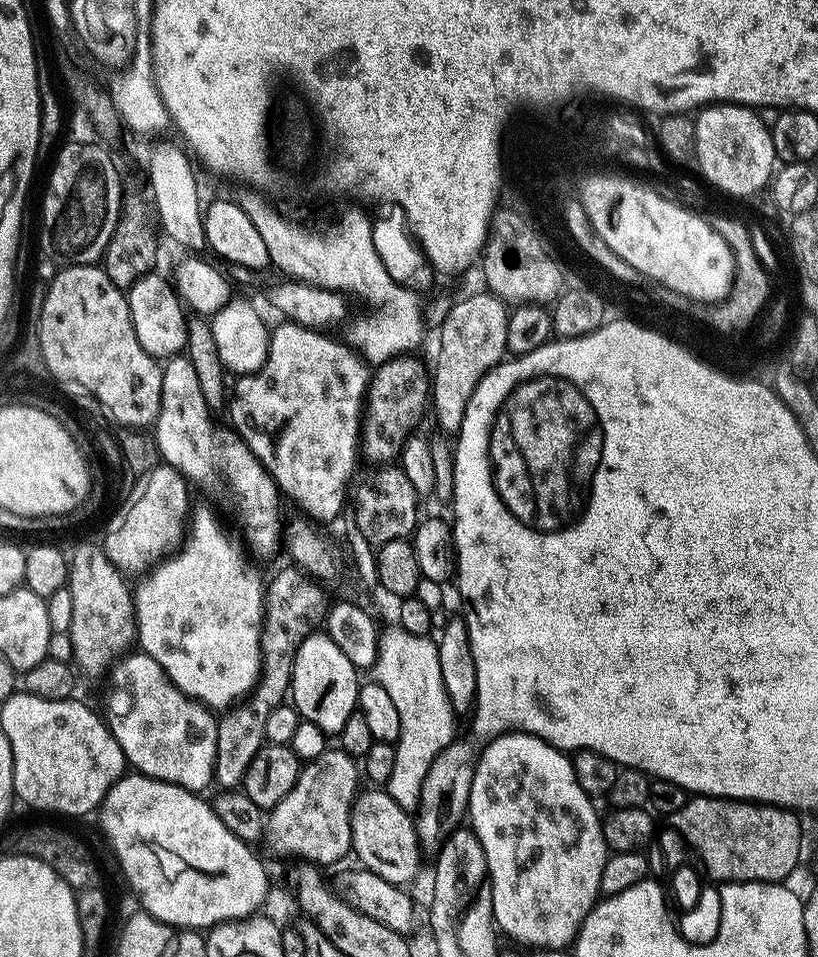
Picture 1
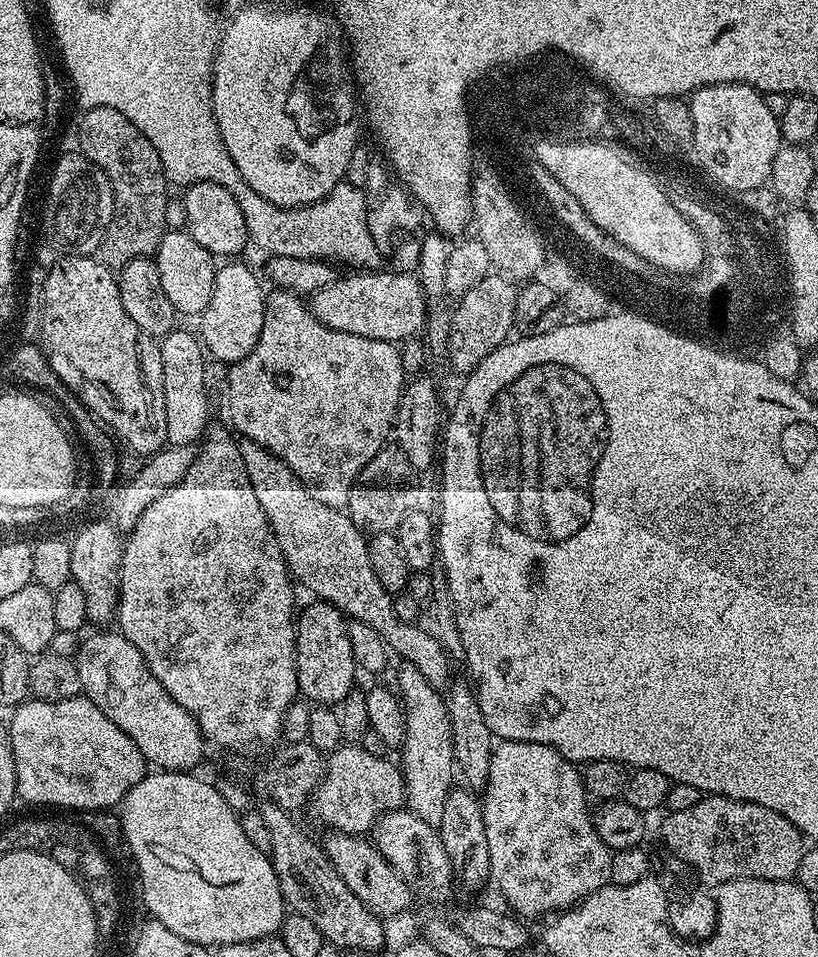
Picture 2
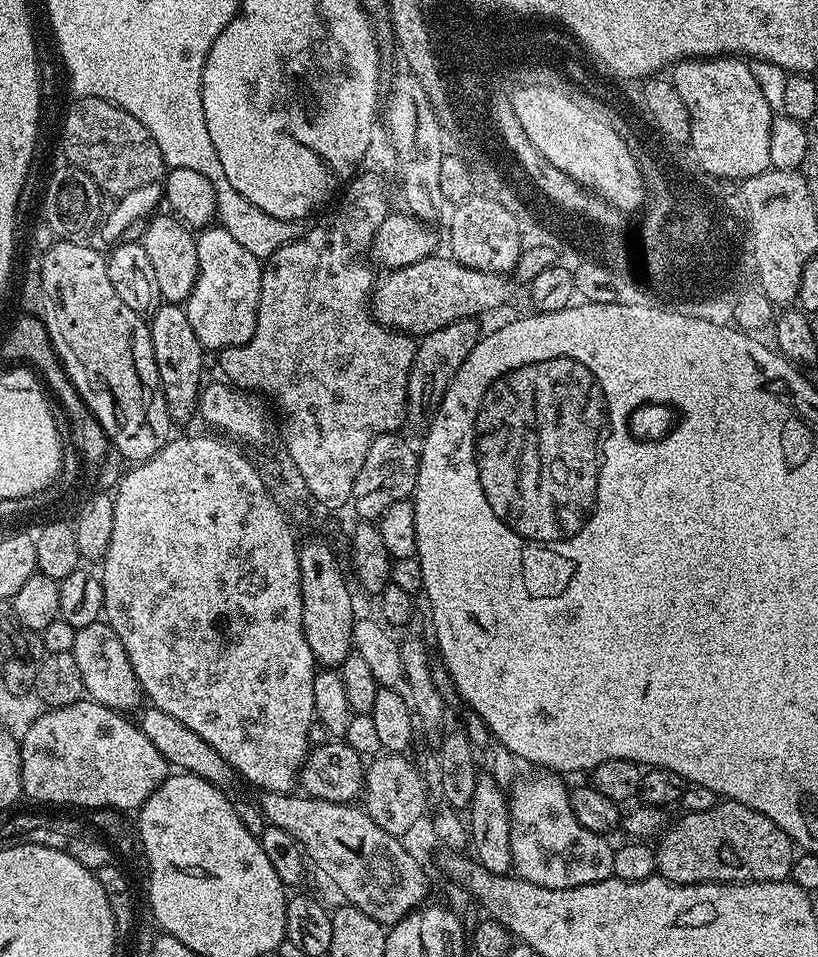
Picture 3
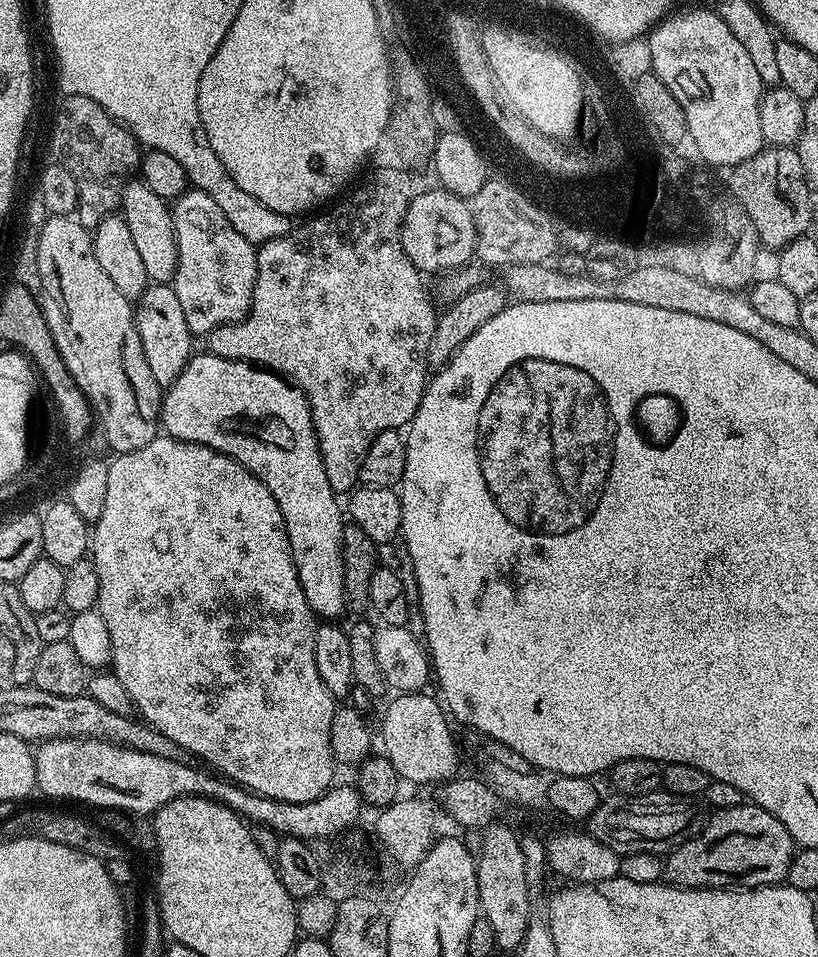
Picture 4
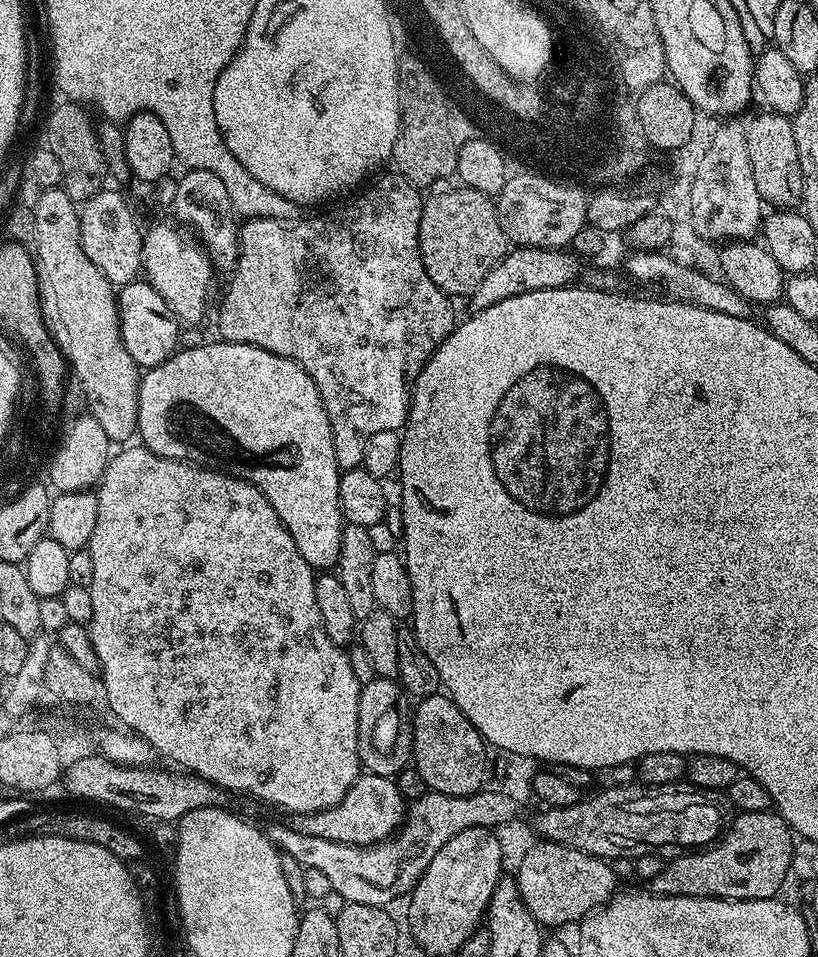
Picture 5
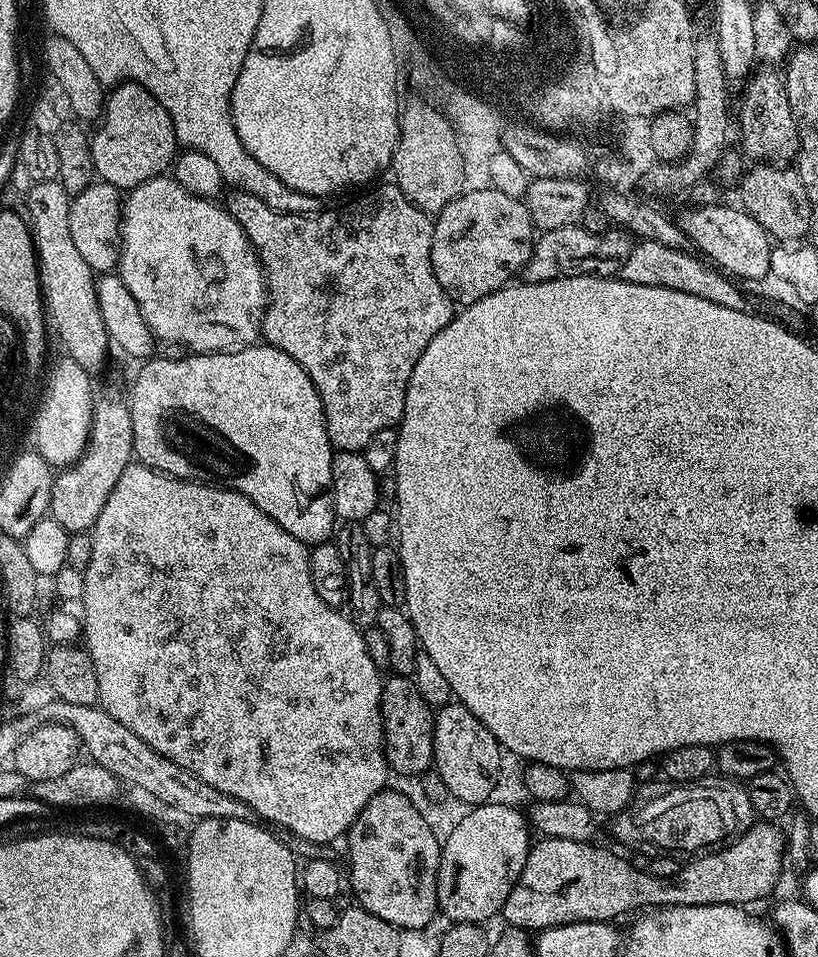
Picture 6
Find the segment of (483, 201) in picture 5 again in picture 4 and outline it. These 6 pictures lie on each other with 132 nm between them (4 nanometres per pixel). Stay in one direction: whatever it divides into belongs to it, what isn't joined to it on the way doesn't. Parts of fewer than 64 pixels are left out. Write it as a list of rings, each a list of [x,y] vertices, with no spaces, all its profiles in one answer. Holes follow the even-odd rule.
[[[439,186],[429,188],[429,192],[417,191],[408,203],[406,218],[400,227],[402,250],[406,250],[406,258],[424,274],[463,269],[464,263],[476,256],[475,222],[469,201]]]

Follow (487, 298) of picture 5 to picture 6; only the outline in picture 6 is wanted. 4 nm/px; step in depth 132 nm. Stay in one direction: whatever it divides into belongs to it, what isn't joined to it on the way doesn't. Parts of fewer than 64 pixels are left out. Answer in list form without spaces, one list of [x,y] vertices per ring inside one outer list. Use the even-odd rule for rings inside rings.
[[[566,225],[560,229],[541,231],[535,237],[532,256],[522,269],[522,276],[529,284],[557,280],[567,276],[615,277],[627,261],[634,247],[634,240],[627,231],[609,226],[604,232],[592,233],[577,226]]]

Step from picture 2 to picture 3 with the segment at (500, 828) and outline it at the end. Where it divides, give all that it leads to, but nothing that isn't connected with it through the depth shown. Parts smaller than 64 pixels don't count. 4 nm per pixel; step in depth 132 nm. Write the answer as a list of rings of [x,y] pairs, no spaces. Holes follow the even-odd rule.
[[[540,774],[529,780],[520,780],[510,788],[508,809],[512,815],[510,826],[510,854],[515,875],[522,880],[529,880],[538,886],[546,886],[550,890],[566,890],[574,886],[586,886],[594,882],[602,882],[612,876],[614,866],[614,848],[608,845],[599,832],[586,830],[578,818],[574,818],[574,810],[570,810],[568,797],[569,785],[564,785],[559,775]]]

